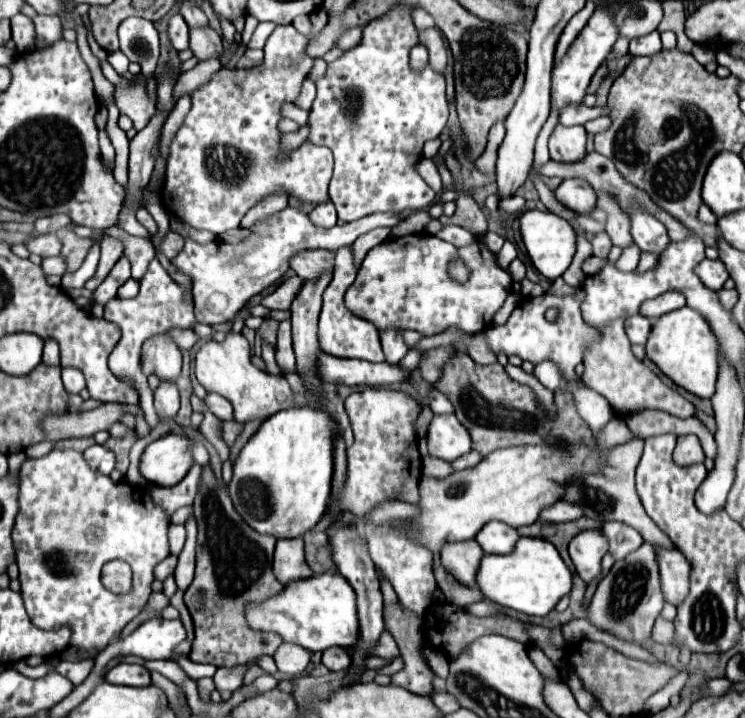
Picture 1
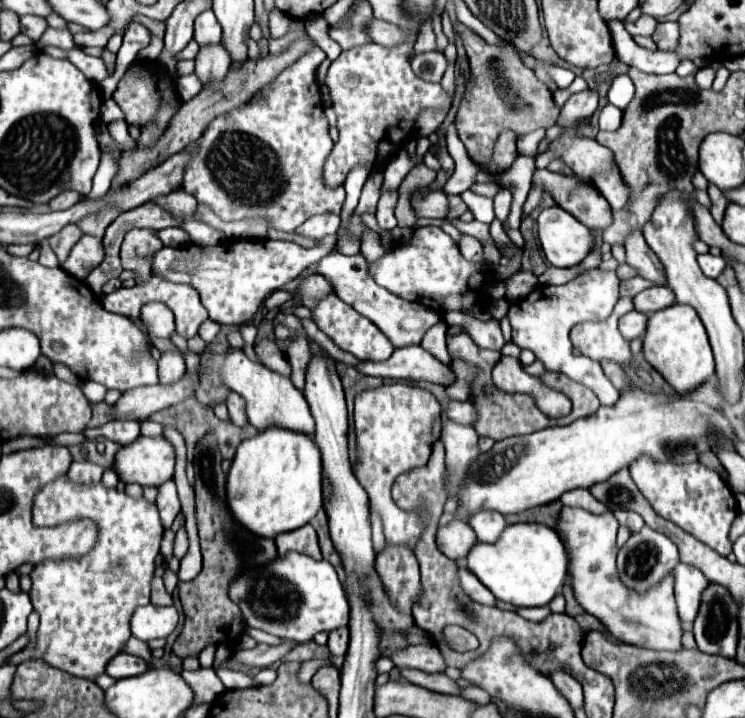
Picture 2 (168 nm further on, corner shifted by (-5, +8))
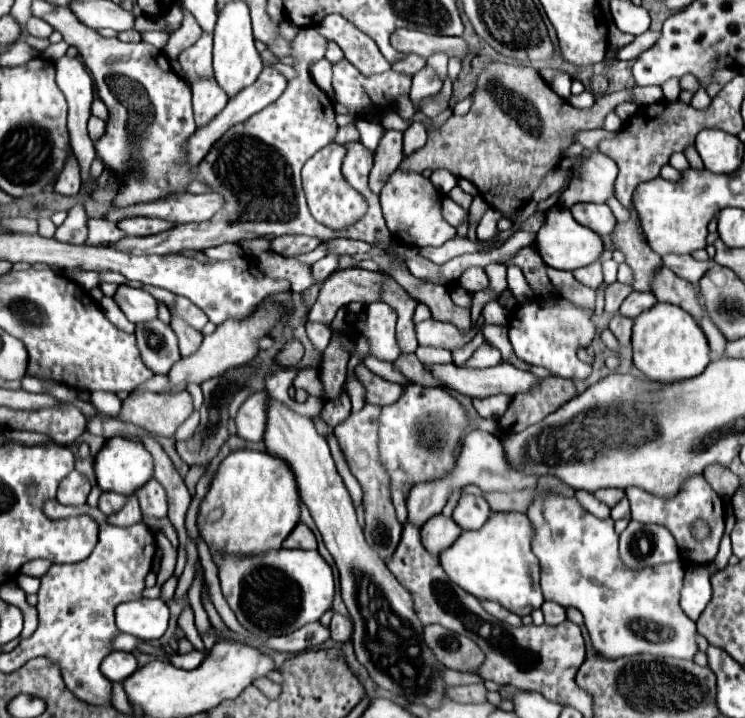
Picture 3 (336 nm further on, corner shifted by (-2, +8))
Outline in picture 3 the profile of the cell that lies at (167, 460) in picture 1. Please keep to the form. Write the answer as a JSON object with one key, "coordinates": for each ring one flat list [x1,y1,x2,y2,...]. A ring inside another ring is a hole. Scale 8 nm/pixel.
{"coordinates":[[114,436,114,438,108,438,104,442,104,446,102,446,102,450,96,454,96,458,94,458,94,474,96,474,96,482,98,482,98,486,102,490,130,496,154,476,152,456,144,448,144,444,140,444,136,440,130,440,130,438]]}

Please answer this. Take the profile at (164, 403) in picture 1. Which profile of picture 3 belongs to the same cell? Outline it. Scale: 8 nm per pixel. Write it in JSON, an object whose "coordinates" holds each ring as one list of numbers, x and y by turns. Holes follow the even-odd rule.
{"coordinates":[[158,318,146,324,136,324,134,334,140,356,154,374,166,374,180,360,176,334]]}

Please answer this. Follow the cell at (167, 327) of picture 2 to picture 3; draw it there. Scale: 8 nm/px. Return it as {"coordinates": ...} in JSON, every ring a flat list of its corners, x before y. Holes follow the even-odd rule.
{"coordinates":[[118,286,118,290,114,292,114,302,120,306,126,318,134,324,154,320,158,316,156,300,142,288]]}

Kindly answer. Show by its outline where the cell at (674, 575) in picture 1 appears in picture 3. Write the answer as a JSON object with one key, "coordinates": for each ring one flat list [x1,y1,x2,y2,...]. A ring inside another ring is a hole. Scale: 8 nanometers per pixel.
{"coordinates":[[706,566,688,568,680,598,680,606,686,612,686,616,690,620,698,620,702,610,708,606,710,598,712,588,710,588,710,572,706,572]]}

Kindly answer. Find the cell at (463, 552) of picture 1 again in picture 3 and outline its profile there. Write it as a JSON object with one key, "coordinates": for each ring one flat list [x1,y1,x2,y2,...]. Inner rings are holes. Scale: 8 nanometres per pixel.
{"coordinates":[[442,514,432,516,426,524,422,524,420,528,420,538,424,548,438,556,444,548,448,548,458,536,460,536,462,528,458,528,458,524,452,518,446,518]]}

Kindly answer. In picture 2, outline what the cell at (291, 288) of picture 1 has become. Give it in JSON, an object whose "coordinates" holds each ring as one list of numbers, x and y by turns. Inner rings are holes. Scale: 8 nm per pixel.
{"coordinates":[[303,274,301,280,299,280,299,286,295,290,295,298,303,306,313,308,317,304,317,300,321,300,329,292,333,292,333,288,329,286,327,280,323,280,323,276,319,276,319,274]]}

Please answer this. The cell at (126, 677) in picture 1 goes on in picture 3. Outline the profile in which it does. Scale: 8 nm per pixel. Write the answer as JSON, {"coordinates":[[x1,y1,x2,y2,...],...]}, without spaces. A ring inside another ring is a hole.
{"coordinates":[[110,652,102,662,102,674,112,682,124,682,138,668,136,658,130,652]]}

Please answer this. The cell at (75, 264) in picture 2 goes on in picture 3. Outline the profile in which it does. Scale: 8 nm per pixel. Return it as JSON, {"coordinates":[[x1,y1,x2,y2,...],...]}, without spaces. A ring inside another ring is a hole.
{"coordinates":[[88,220,88,246,98,246,102,242,110,242,110,240,120,240,124,238,124,232,118,230,116,224,110,224,110,220]]}

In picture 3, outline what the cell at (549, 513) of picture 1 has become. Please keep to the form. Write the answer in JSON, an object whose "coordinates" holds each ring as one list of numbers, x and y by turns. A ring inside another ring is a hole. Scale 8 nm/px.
{"coordinates":[[576,492,576,498,594,516,598,516,598,518,608,518,610,516,610,506,602,504,592,492]]}

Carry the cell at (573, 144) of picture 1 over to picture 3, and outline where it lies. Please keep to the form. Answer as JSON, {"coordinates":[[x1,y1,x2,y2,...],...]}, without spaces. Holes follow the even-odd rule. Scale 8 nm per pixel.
{"coordinates":[[588,152,574,168,582,170,582,174,574,178,568,190,564,190,564,194,560,196,558,202,564,208,570,208,578,202,602,204,614,196,614,180,618,174,618,166,612,158,600,152]]}

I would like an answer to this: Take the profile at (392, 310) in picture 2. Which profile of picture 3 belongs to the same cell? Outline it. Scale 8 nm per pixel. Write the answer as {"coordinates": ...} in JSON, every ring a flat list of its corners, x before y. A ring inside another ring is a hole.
{"coordinates":[[428,318,420,324,416,324,416,336,420,346,434,346,434,348,446,348,450,352,464,348,472,338,474,332,462,332,460,328,454,328,450,322,440,322,434,318]]}

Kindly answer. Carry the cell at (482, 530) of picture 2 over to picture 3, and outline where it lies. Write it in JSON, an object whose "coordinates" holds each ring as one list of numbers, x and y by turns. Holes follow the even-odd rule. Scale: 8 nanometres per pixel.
{"coordinates":[[462,494,452,518,462,530,478,530,490,516,490,506,486,504,484,496,472,496,472,494]]}

